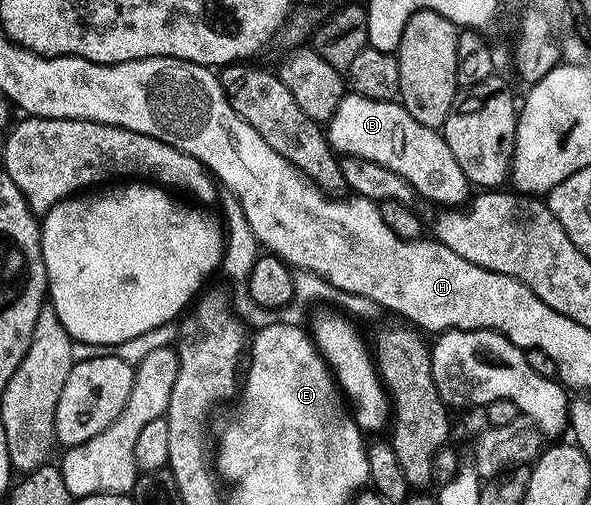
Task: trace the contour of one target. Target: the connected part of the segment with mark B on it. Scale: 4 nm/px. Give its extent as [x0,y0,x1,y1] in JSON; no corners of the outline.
[328,94,467,206]

